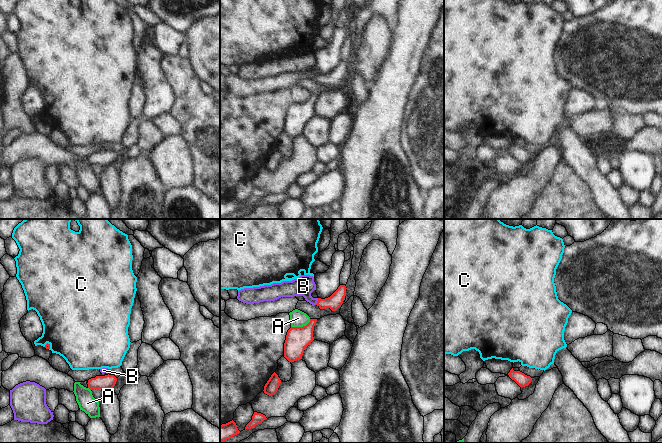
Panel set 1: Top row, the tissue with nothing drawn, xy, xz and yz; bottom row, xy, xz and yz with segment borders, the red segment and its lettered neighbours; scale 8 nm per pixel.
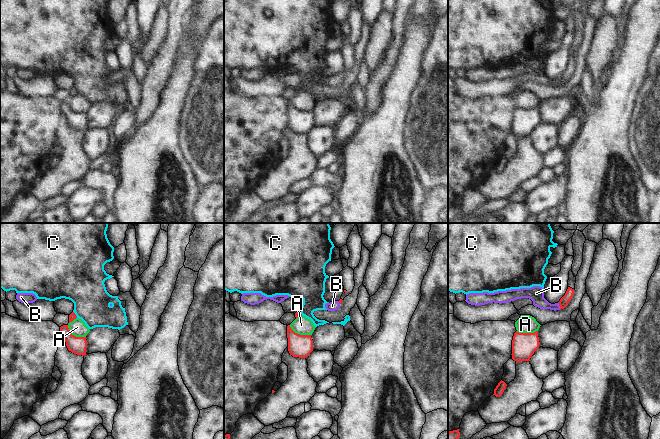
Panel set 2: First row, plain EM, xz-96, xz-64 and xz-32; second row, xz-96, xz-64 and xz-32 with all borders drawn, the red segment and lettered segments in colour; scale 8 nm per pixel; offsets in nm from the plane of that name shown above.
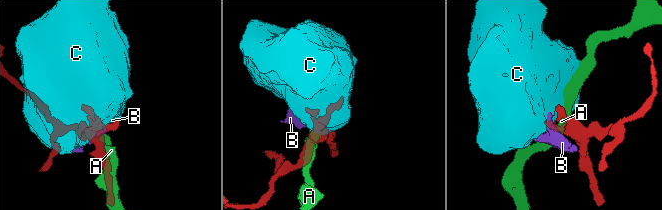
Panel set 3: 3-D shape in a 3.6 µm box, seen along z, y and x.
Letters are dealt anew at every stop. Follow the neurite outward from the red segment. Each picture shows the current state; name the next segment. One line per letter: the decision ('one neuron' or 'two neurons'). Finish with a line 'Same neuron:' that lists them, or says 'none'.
A: two neurons
B: two neurons
C: two neurons
Same neuron: none

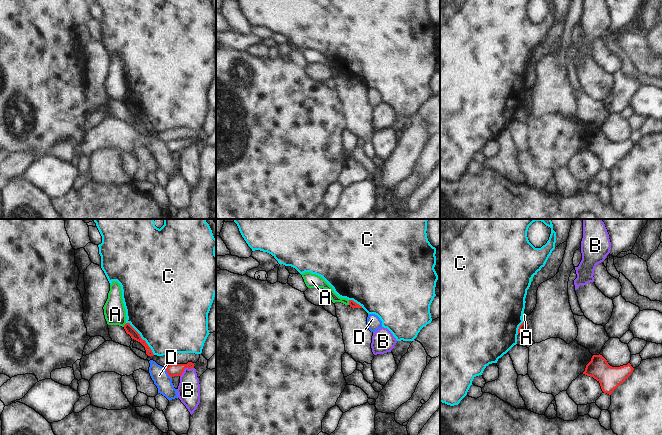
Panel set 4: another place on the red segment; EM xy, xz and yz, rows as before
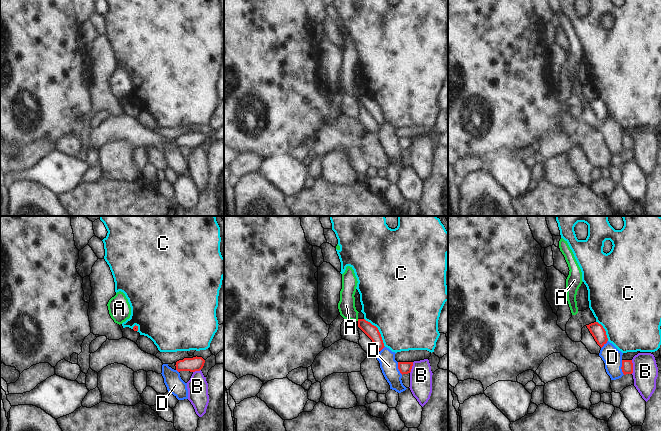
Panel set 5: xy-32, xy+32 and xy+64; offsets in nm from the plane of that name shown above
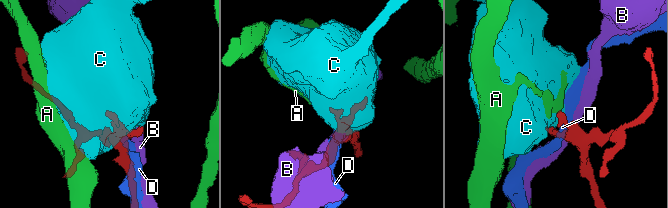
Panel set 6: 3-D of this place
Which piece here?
A: two neurons
B: two neurons
C: two neurons
D: two neurons
Same neuron: none

